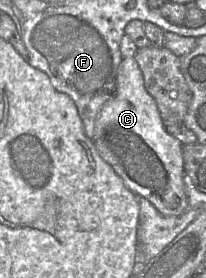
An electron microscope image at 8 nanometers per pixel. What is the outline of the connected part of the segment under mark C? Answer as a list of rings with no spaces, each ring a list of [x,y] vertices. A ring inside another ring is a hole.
[[[126,57],[121,61],[115,92],[99,111],[91,139],[101,158],[137,197],[147,199],[164,216],[179,216],[188,209],[183,144],[167,132],[157,104],[147,92],[143,74],[134,58]]]

